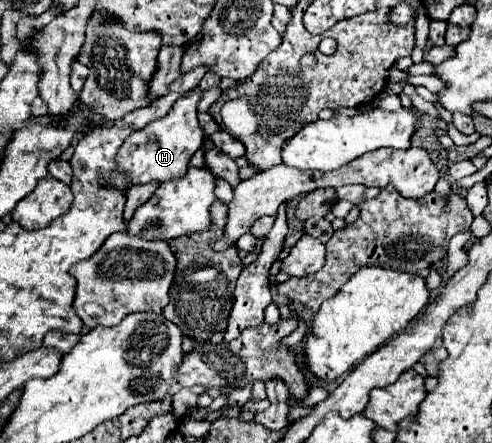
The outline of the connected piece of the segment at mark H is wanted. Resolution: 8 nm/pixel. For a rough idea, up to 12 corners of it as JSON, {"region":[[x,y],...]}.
{"region":[[202,90],[132,132],[116,162],[132,184],[188,170],[204,144]]}

